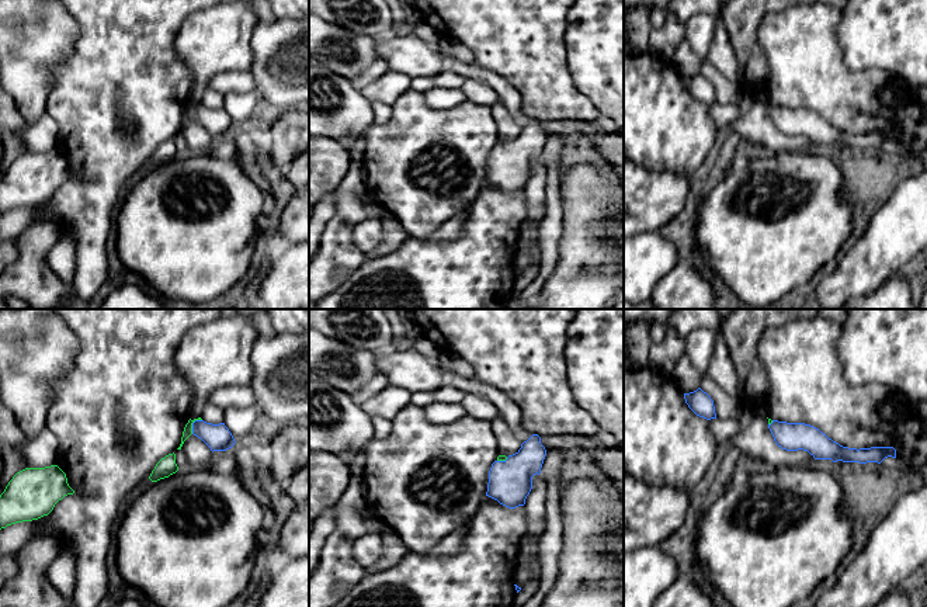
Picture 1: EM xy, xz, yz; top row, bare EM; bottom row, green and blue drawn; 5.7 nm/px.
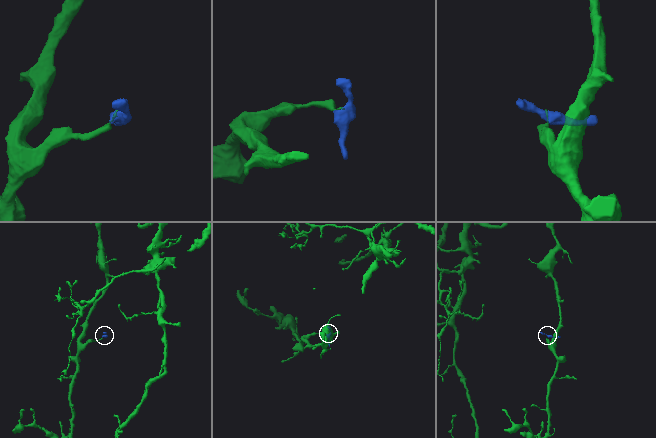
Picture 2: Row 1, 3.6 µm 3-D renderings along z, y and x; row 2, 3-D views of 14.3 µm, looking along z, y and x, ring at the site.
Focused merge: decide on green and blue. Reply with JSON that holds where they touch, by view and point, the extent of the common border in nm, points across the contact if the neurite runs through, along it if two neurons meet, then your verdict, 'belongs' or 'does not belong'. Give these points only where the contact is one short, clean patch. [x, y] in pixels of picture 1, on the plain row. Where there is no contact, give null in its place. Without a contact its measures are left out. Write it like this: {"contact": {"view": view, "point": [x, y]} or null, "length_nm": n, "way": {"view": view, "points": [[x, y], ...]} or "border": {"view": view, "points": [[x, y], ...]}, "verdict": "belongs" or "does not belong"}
{"contact": {"view": "xy", "point": [191, 110]}, "length_nm": 110, "way": {"view": "xy", "points": [[187, 117], [191, 110], [218, 122]]}, "verdict": "belongs"}

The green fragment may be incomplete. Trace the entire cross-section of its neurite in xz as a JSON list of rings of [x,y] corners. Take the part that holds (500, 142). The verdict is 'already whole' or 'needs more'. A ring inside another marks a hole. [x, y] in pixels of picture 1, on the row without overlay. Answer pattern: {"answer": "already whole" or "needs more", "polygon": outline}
{"answer": "needs more", "polygon": [[[532,119],[513,141],[499,141],[489,156],[486,181],[515,194],[525,190],[532,174],[532,162],[541,159],[546,141],[541,122]]]}

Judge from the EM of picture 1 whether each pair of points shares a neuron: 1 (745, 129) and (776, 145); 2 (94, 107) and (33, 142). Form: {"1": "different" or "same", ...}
{"1": "same", "2": "different"}

